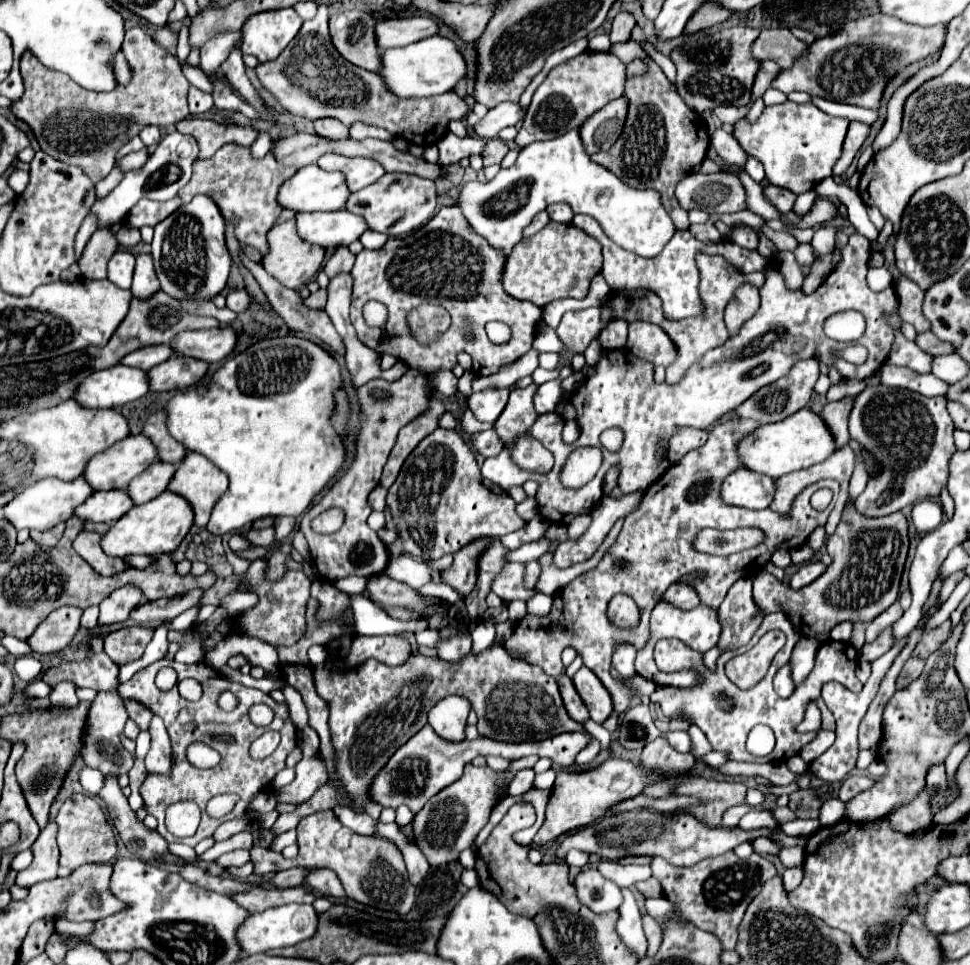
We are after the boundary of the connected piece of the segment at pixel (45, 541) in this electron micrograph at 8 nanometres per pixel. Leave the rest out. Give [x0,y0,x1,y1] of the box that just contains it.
[31,523,65,545]

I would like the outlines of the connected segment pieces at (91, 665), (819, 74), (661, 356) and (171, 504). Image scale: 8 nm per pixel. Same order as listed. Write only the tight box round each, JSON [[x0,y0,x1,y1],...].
[[43,653,119,691],[773,15,947,109],[625,321,677,367],[101,491,193,557]]

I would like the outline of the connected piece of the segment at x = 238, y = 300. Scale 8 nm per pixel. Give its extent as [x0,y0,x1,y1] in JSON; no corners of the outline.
[227,289,251,313]

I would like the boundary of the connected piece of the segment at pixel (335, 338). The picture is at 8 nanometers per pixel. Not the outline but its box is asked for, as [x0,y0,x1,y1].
[239,251,345,355]

